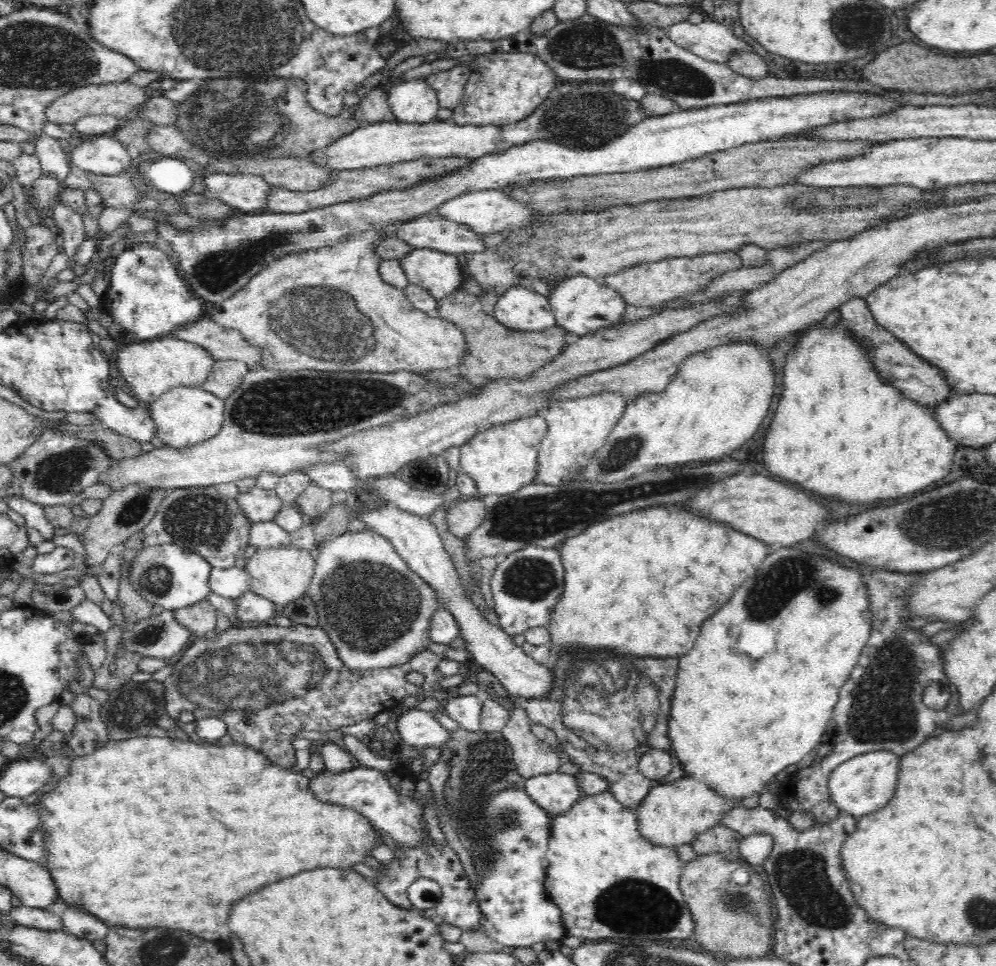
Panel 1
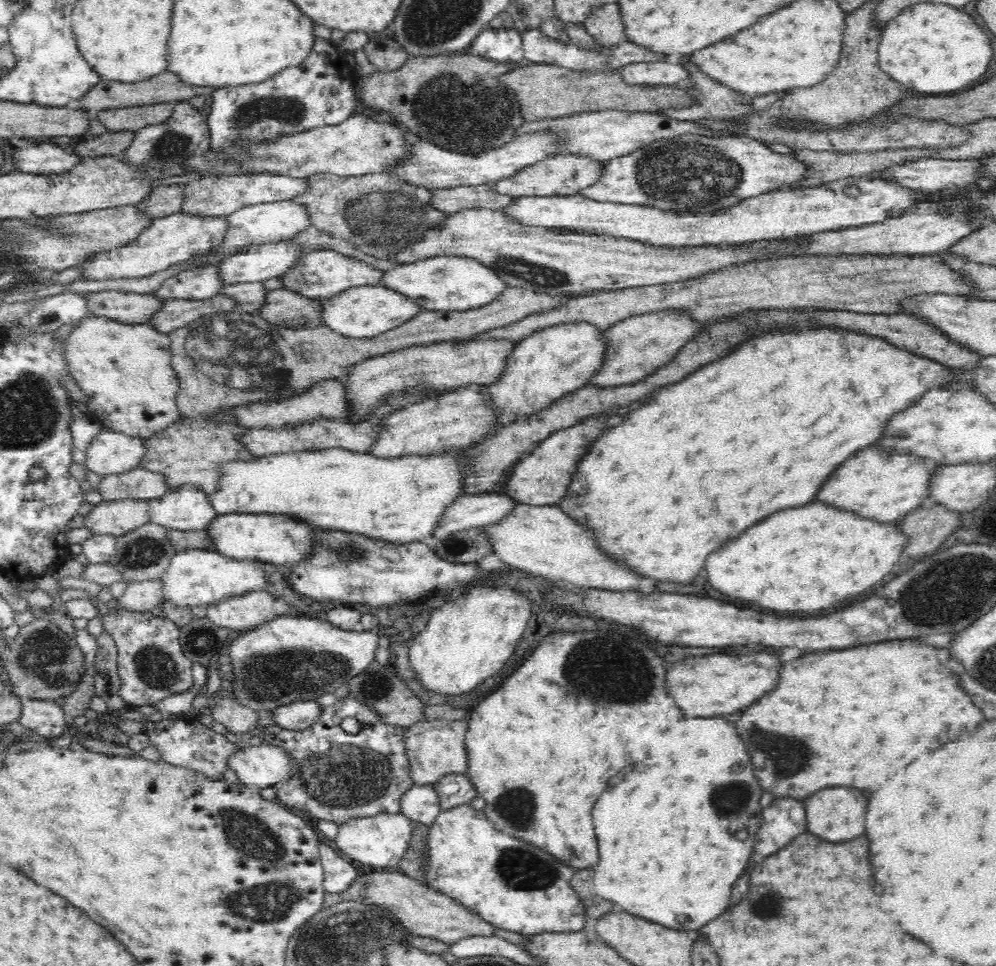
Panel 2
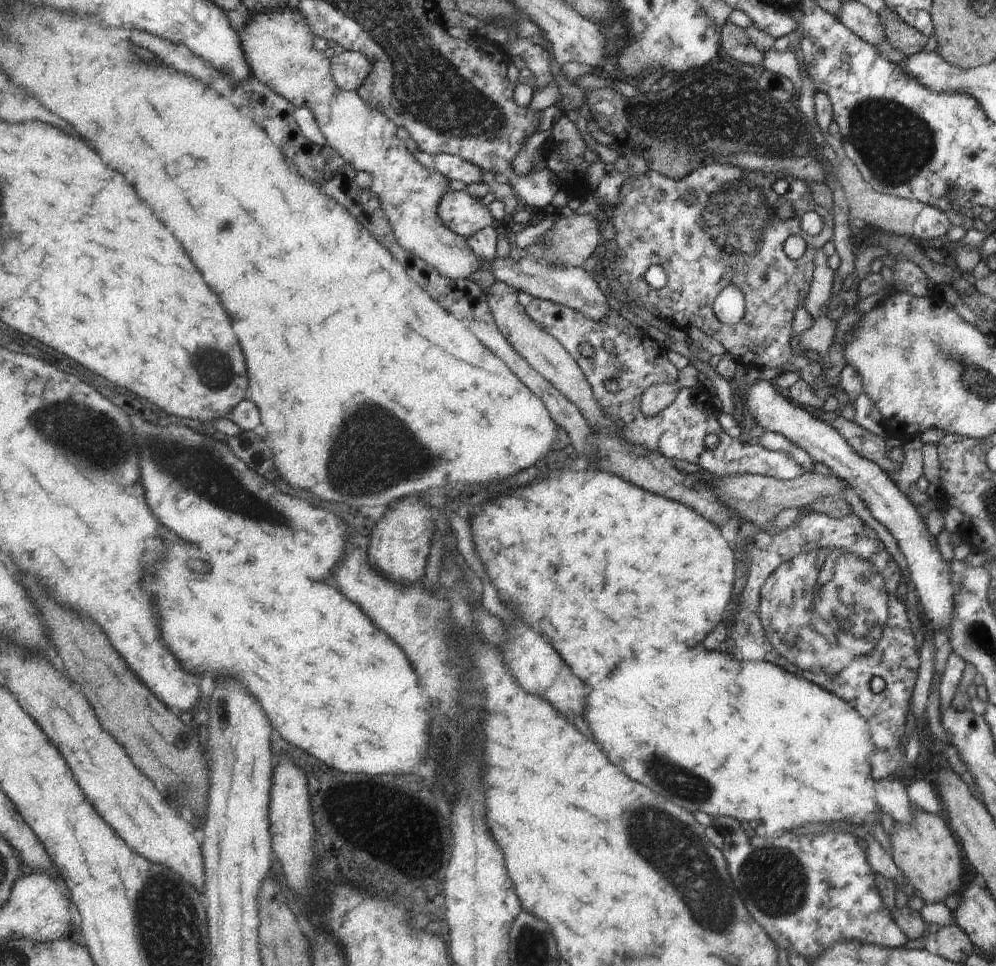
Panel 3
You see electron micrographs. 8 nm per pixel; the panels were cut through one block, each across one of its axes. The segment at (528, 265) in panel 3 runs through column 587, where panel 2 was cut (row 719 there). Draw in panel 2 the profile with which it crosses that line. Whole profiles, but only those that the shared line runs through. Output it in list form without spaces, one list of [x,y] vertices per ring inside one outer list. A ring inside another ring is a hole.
[[[300,700],[288,706],[280,706],[270,714],[278,726],[288,730],[306,730],[314,726],[322,716],[322,706],[316,700]]]

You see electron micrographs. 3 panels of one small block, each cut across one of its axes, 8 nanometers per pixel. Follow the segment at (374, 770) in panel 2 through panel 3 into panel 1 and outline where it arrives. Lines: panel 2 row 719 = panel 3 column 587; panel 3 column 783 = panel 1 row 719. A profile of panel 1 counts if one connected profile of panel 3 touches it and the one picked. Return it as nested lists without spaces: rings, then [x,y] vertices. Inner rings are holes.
[[[470,694],[470,696],[450,698],[444,704],[444,708],[446,708],[446,714],[450,718],[460,722],[462,730],[468,730],[468,732],[482,730],[480,728],[480,722],[482,722],[482,700],[480,700],[480,696]]]

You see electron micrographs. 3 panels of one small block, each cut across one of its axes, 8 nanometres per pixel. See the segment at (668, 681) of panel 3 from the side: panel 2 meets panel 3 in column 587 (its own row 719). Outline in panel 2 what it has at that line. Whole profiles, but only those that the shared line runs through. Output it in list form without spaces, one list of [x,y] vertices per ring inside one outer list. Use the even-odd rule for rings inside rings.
[[[684,718],[672,724],[662,734],[660,744],[656,742],[650,746],[648,752],[648,742],[644,742],[644,750],[632,750],[630,760],[634,768],[626,774],[626,778],[616,786],[606,790],[600,800],[594,806],[594,826],[598,834],[598,844],[600,844],[600,862],[596,870],[596,880],[594,880],[594,892],[600,894],[600,898],[606,898],[618,906],[618,910],[626,910],[628,914],[638,918],[646,918],[648,922],[654,922],[658,926],[666,926],[670,930],[698,930],[700,926],[708,924],[710,920],[718,918],[724,914],[730,898],[730,890],[734,888],[734,882],[742,876],[744,868],[748,866],[748,858],[756,840],[756,828],[762,820],[762,806],[760,806],[760,782],[754,786],[754,770],[752,762],[748,762],[748,750],[744,750],[744,742],[736,738],[736,730],[732,730],[732,722],[726,718]]]

